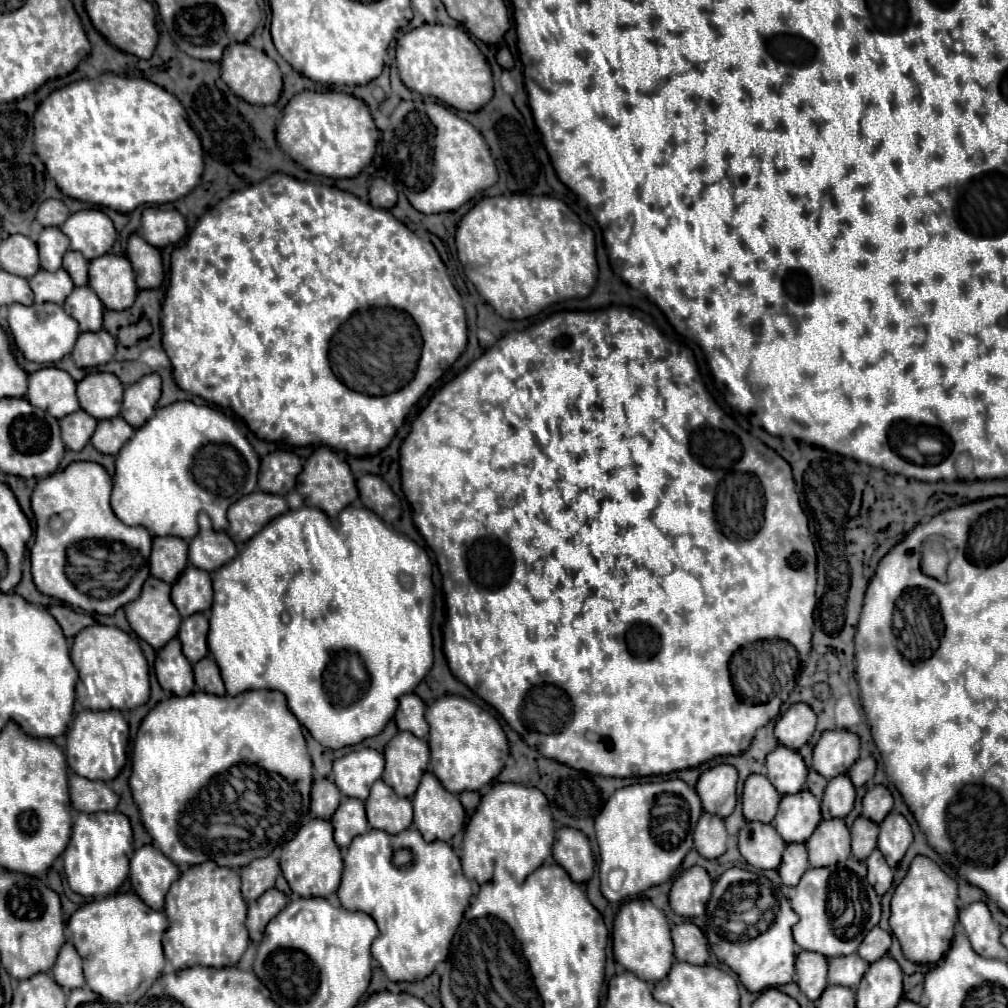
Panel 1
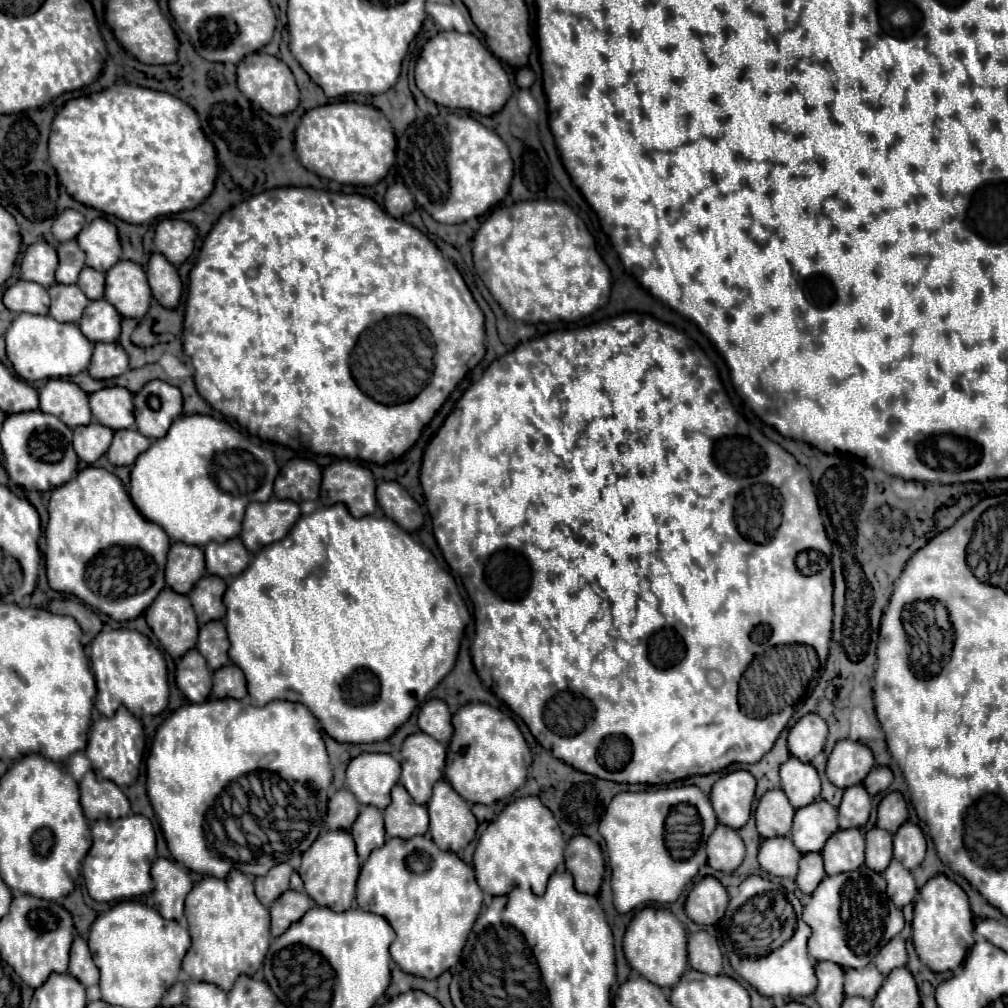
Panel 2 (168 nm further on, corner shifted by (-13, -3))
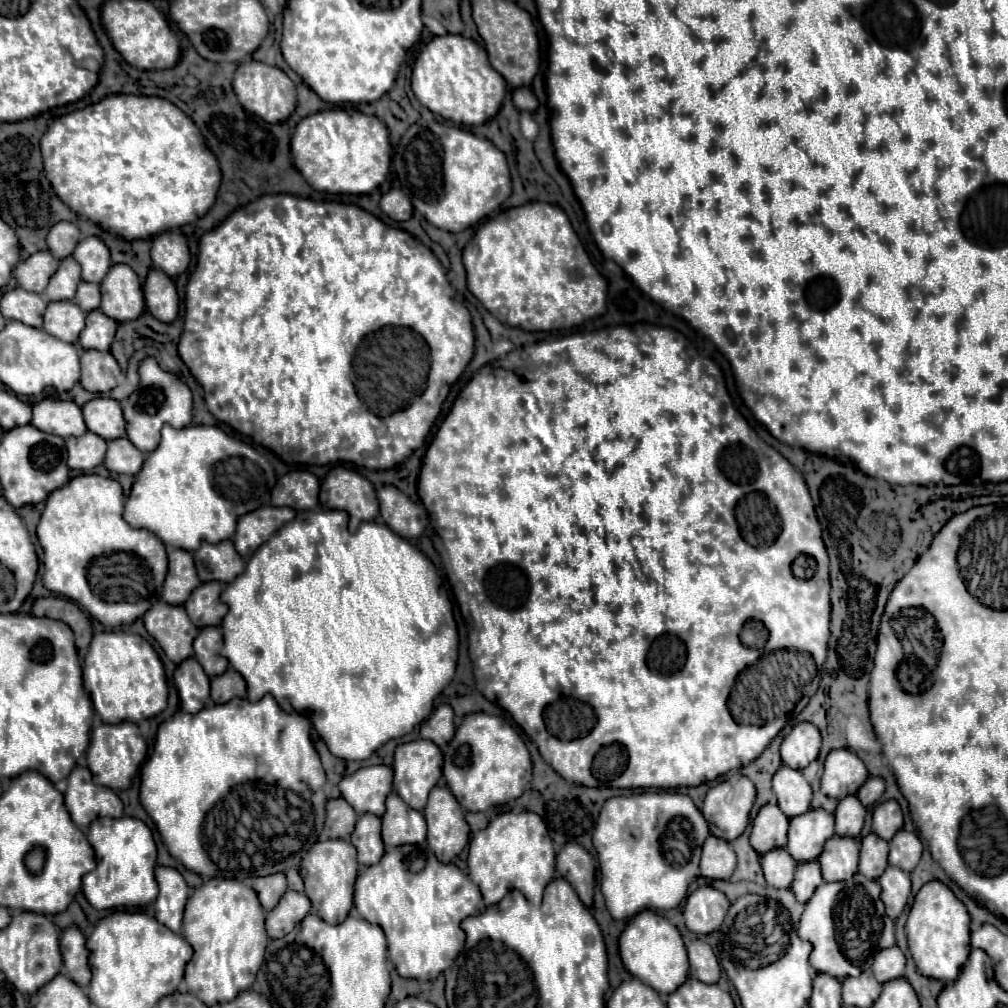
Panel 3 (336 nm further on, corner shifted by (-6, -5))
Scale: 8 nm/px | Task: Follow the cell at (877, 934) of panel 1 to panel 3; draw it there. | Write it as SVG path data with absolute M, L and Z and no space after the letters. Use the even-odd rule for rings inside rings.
M897 946L881 950L873 962L873 974L883 984L889 982L889 978L901 978L905 972L905 956Z

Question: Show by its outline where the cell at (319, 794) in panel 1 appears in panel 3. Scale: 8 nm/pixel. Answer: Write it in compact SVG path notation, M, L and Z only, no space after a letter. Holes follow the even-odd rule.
M335 798L335 800L327 802L327 820L325 820L323 830L329 838L349 840L349 834L353 832L355 822L357 822L357 814L345 802L345 798Z

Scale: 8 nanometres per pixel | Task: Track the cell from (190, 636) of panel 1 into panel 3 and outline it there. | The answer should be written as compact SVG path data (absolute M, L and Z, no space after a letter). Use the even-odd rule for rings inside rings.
M207 626L199 630L199 636L193 642L193 650L195 650L197 662L201 662L209 678L223 674L229 666L229 662L219 654L221 648L223 648L223 634L219 628Z

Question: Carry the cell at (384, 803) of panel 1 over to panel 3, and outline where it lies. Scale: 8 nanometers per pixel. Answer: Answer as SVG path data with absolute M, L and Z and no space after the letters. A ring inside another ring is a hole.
M397 792L387 796L387 812L383 814L383 842L385 846L421 844L425 842L427 826L419 810L409 808Z

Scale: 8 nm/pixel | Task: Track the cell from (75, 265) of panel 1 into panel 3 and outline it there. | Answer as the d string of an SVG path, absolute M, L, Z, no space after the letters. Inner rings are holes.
M81 280L79 286L77 286L77 294L73 298L73 302L77 302L77 306L81 306L81 310L89 312L89 310L95 310L99 308L99 286L93 284L93 282L85 282Z

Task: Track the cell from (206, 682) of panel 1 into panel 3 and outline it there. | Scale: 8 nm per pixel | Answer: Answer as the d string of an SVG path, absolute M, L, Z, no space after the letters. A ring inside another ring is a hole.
M233 668L211 680L211 700L215 704L225 704L235 696L245 696L245 680Z

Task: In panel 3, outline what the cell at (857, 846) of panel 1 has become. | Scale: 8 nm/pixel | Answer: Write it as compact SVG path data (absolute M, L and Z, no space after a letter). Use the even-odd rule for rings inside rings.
M867 834L861 840L861 860L859 860L859 872L867 878L879 878L883 870L887 868L887 852L889 844L887 840L879 838L877 834Z

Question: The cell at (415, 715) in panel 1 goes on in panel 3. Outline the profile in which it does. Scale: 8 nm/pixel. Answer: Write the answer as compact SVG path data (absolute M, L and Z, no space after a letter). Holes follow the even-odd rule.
M441 704L435 712L421 724L421 738L437 742L437 746L445 746L455 734L453 708L449 704Z

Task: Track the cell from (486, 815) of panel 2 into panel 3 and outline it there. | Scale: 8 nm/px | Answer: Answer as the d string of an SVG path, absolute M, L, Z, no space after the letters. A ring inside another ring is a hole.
M467 812L467 822L471 826L471 832L479 832L479 830L487 828L489 816L483 812Z

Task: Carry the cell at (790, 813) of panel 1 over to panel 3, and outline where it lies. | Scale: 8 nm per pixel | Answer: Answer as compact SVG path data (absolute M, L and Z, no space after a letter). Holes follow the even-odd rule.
M807 810L789 820L787 850L797 862L817 860L823 844L835 834L835 818L825 810Z

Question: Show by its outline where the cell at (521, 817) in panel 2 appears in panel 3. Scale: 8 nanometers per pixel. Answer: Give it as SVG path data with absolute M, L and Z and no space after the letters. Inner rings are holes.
M523 810L523 812L503 812L497 818L493 818L485 830L479 830L477 834L473 834L471 844L469 844L467 864L469 864L469 878L481 888L485 906L497 904L507 894L507 890L509 890L508 893L511 890L519 890L519 892L525 894L525 898L533 906L539 906L545 886L555 876L555 850L553 850L553 842L551 842L551 836L547 832L547 826L545 826L545 822L539 814L527 812L527 810Z

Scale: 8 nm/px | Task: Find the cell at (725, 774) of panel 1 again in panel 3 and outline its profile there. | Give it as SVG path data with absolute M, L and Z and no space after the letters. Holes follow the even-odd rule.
M749 778L725 780L709 788L701 812L709 822L711 834L735 840L749 824L749 812L755 802L755 786Z

